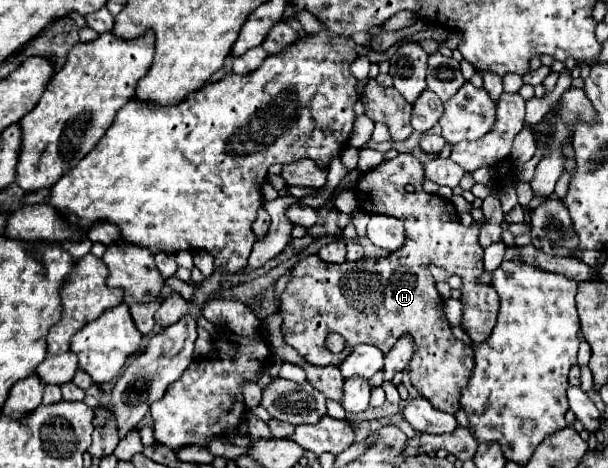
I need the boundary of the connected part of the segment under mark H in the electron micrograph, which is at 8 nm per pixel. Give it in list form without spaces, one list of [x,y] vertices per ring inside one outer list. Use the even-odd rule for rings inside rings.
[[[406,153],[384,161],[380,167],[358,177],[354,193],[360,211],[402,219],[406,225],[406,243],[398,253],[392,253],[386,259],[360,259],[336,265],[324,263],[316,255],[302,257],[292,267],[292,277],[280,297],[280,315],[284,319],[282,333],[286,343],[290,343],[308,363],[320,367],[340,365],[360,343],[376,345],[382,353],[388,353],[400,337],[410,335],[414,339],[412,367],[408,369],[412,387],[436,409],[454,415],[458,411],[458,389],[466,385],[466,377],[474,367],[474,353],[470,345],[450,333],[442,311],[444,301],[436,291],[428,267],[438,265],[461,277],[462,327],[474,343],[490,337],[498,317],[498,295],[492,285],[478,283],[478,275],[484,271],[478,225],[464,227],[454,205],[438,195],[424,193],[422,181],[422,163]],[[408,183],[416,187],[414,193],[406,193],[404,187]],[[330,331],[336,331],[346,339],[346,349],[338,355],[332,355],[324,345]]]

